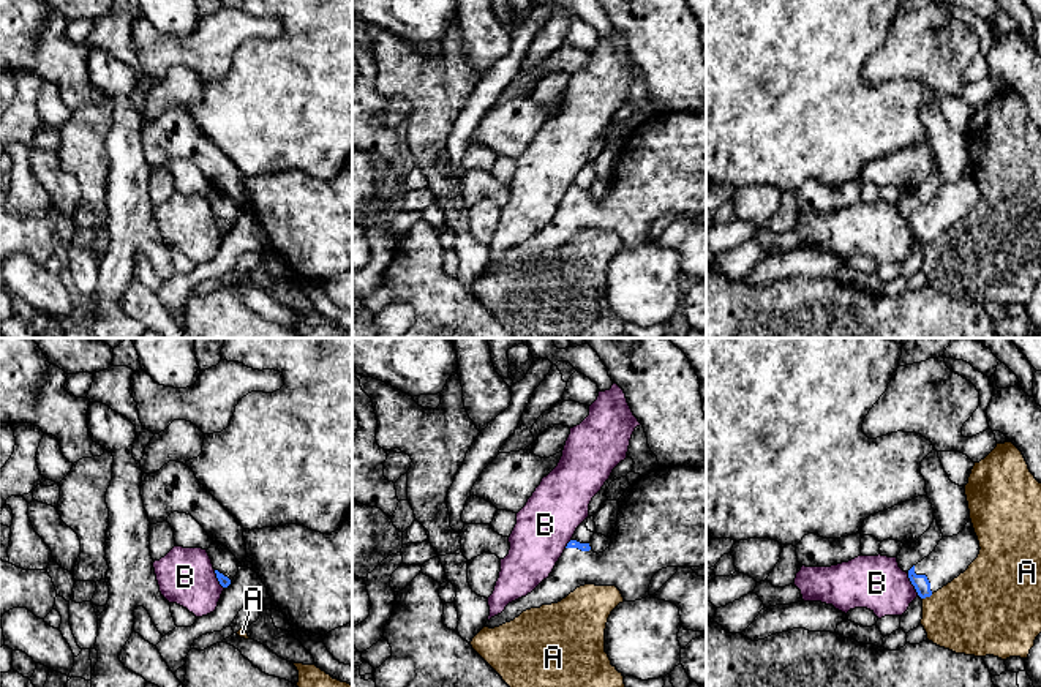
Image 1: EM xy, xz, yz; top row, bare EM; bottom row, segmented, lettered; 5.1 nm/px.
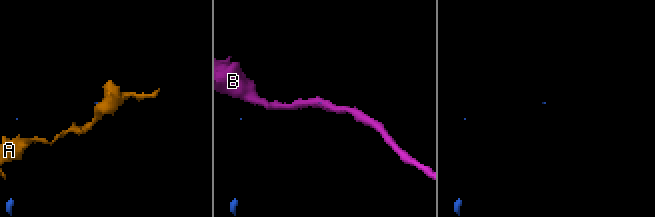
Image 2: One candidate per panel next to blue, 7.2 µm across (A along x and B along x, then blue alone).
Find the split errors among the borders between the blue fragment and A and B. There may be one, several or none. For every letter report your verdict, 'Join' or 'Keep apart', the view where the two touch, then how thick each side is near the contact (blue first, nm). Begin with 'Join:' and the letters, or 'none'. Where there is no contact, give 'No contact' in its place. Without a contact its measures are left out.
Join: none
A: Keep apart. Touches blue in yz. Thickness 80 nm (blue) against 400 nm
B: Keep apart. Touches blue in yz. Thickness 80 nm (blue) against 280 nm

